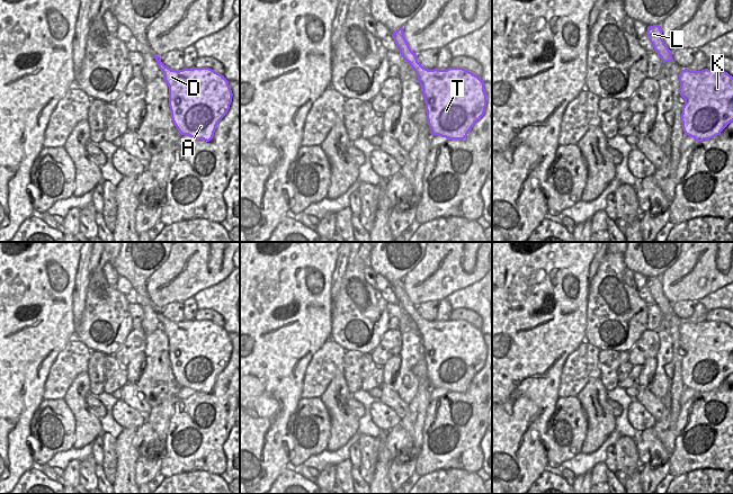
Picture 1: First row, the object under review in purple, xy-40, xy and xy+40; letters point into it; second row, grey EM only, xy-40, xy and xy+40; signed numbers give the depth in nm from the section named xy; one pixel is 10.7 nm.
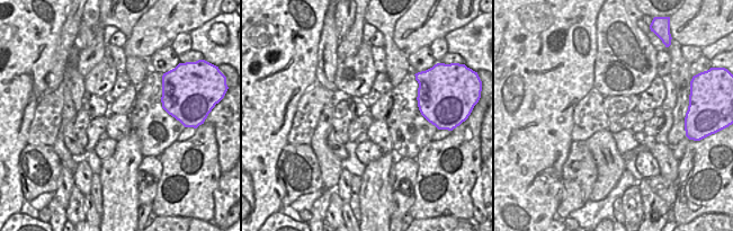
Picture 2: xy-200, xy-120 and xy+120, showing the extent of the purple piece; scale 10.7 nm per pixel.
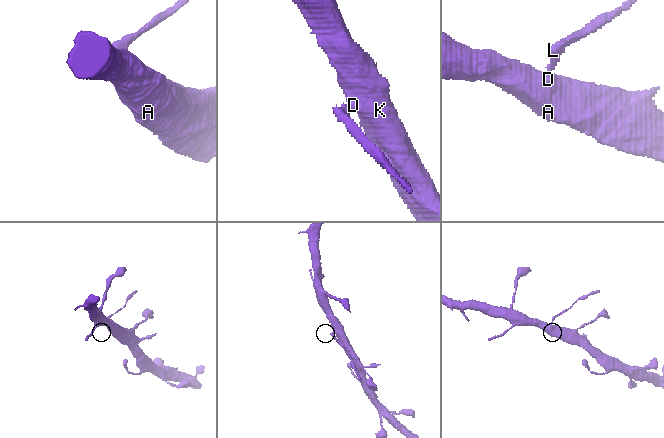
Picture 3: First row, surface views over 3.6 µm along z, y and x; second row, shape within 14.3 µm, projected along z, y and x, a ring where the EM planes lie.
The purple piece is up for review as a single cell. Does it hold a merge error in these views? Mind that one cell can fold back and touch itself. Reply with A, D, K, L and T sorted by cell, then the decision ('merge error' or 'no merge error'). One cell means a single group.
A D K T / L; merge error

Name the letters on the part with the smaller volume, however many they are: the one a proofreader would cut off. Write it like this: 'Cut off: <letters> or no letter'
Cut off: L

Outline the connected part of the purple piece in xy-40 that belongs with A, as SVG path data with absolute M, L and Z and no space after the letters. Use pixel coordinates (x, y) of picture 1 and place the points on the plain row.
M161 313L157 316L169 339L171 371L179 385L209 394L232 354L229 333L209 320L177 323Z

